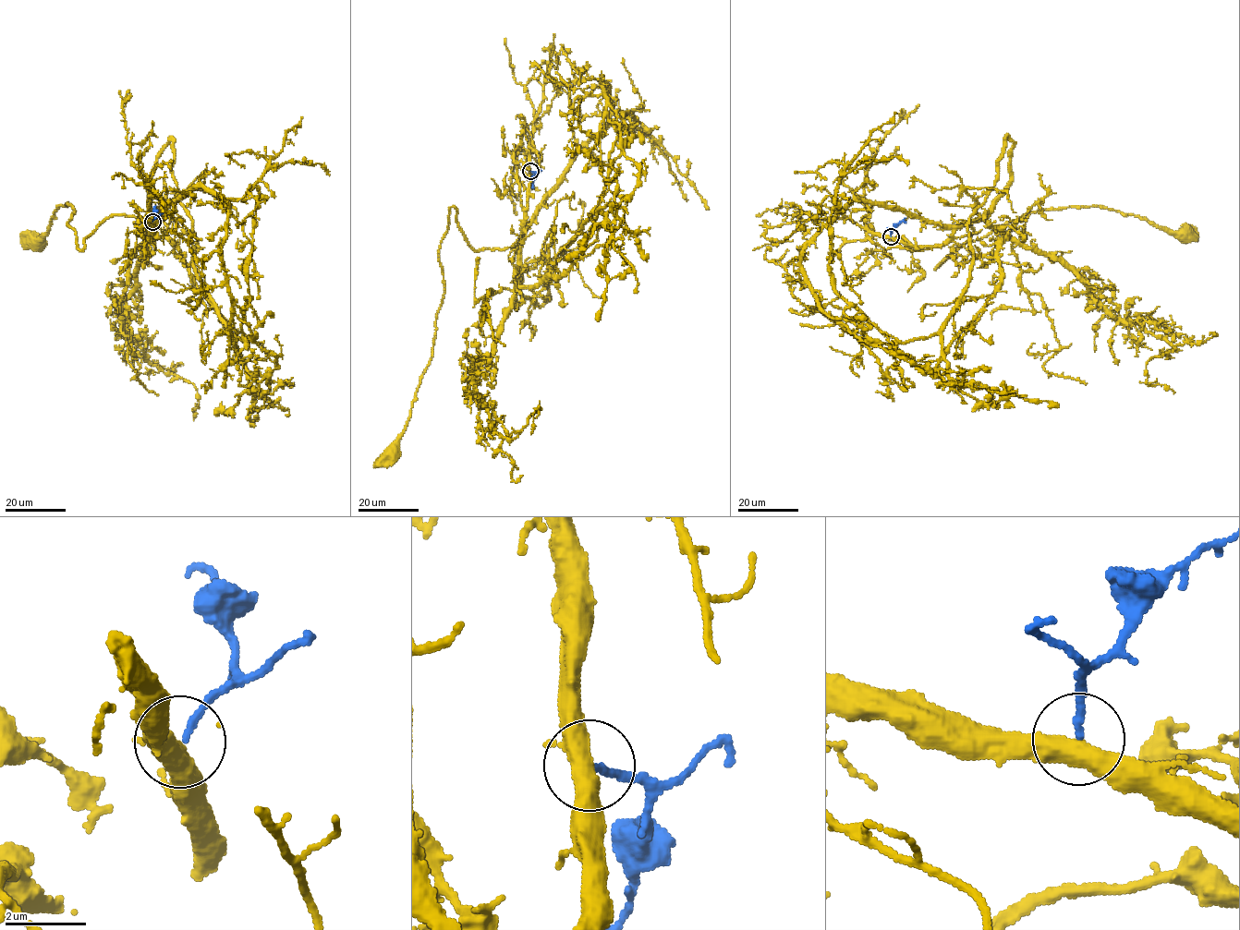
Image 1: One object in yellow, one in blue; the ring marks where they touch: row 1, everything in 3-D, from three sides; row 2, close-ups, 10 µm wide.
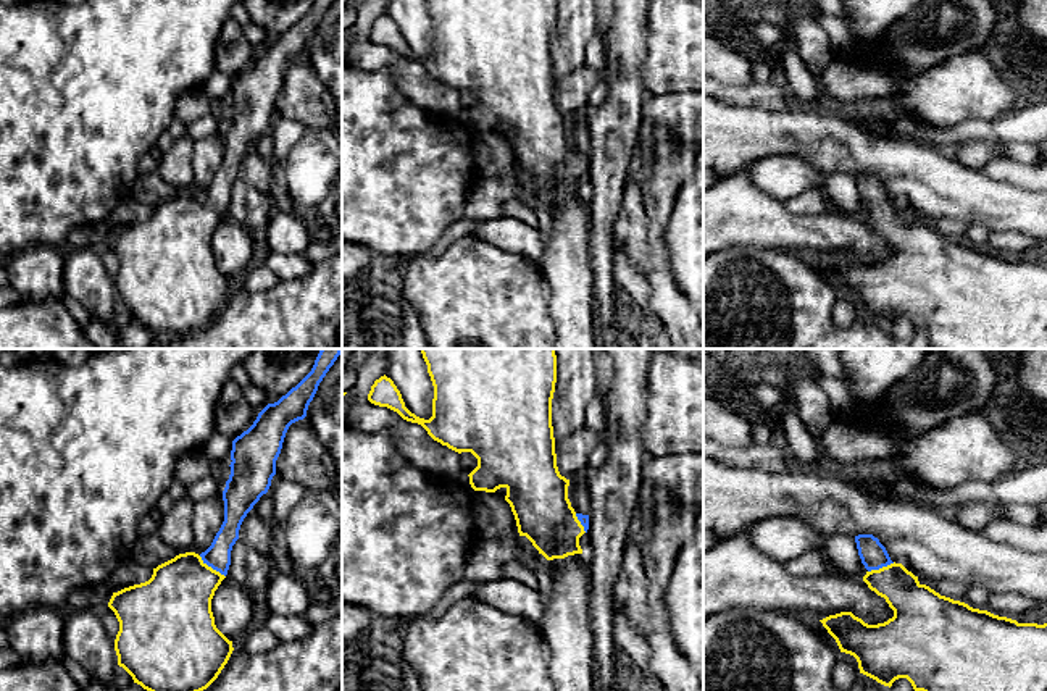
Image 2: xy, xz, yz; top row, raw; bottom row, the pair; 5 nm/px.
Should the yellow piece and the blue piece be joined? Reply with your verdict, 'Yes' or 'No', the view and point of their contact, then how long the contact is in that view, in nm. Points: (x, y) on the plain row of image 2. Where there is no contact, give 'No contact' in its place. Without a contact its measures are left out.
Yes. Touches yellow at xy (210, 205). Shared border 170 nm

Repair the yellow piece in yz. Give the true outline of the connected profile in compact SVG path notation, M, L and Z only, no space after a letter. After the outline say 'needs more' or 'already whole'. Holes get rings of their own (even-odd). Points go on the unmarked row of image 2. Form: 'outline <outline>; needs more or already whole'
outline M858 173L855 181L868 208L863 220L886 237L894 255L884 262L868 263L852 250L841 250L820 260L836 278L841 291L857 297L860 312L889 326L895 318L907 316L915 331L923 329L928 334L932 349L1047 349L1047 262L1018 262L941 234L921 223L902 202L892 200L873 173Z; needs more

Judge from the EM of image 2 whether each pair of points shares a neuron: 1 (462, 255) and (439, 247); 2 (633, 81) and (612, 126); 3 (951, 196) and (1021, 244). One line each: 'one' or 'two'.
1: two
2: one
3: two

